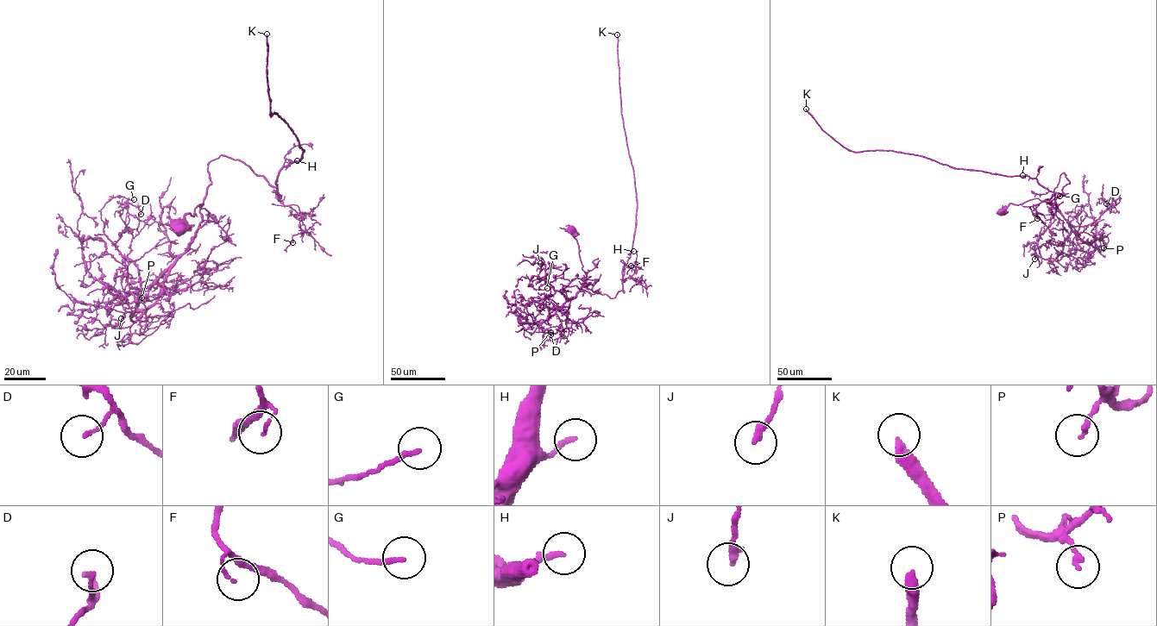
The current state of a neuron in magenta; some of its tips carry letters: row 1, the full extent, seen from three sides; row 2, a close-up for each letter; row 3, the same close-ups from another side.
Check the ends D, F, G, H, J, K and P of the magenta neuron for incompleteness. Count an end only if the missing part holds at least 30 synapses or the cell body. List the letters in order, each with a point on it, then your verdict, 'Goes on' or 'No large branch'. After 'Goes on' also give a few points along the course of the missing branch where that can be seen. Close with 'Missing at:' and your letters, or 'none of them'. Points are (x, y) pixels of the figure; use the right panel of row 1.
D: Place: (1106, 203). No large branch
F: Place: (1037, 218). No large branch
G: Place: (1059, 196). No large branch
H: Place: (1022, 175). Goes on. Course of what is missing: (1022, 175), (1016, 182), (1036, 182), (1043, 178)
J: Place: (1034, 259). No large branch
K: Place: (806, 109). Goes on
P: Place: (1103, 247). No large branch
Missing at: H, K

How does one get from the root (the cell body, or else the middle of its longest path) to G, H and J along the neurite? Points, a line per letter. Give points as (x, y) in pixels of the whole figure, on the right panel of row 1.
G: (1002, 211), (1036, 198), (1053, 207), (1071, 232), (1053, 260), (1041, 258), (1037, 240), (1050, 224), (1059, 196)
H: (1002, 211), (1036, 198), (1059, 211), (1053, 189), (1064, 172), (1070, 182), (1063, 194), (1022, 175)
J: (1002, 211), (1009, 203), (1037, 198), (1066, 221), (1071, 232), (1062, 252), (1053, 260), (1037, 255), (1034, 259)

